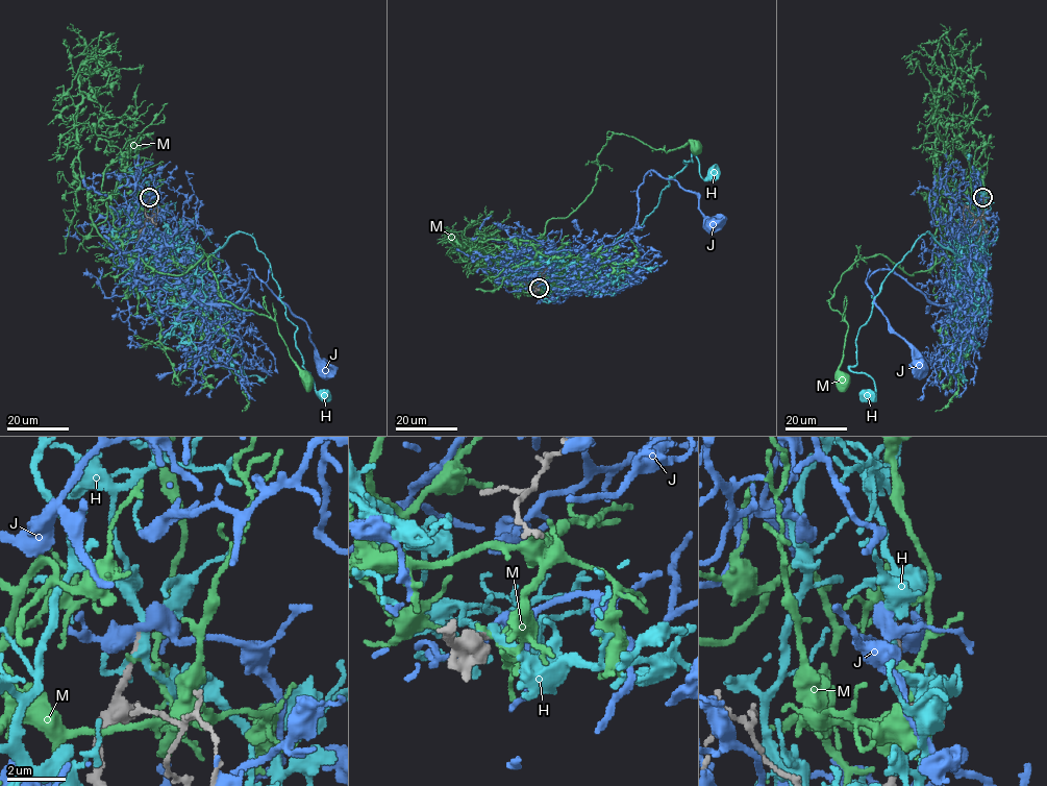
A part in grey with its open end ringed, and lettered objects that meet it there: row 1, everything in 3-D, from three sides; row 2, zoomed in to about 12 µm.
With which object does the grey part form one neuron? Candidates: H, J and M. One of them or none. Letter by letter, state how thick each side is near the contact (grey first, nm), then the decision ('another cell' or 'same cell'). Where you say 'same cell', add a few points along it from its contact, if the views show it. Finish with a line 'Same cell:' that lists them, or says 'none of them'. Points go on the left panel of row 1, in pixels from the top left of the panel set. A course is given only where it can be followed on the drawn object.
H: calibres 240 and 220 nm; another cell
J: calibres 200 and 380 nm; another cell
M: calibres 240 and 120 nm; another cell
Same cell: none of them

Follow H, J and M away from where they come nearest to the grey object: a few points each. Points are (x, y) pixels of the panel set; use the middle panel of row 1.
H: (538, 288), (552, 291), (557, 277), (600, 261), (644, 221), (693, 154), (704, 179), (715, 173)
J: (538, 288), (557, 298), (609, 283), (599, 263), (637, 223), (650, 170), (692, 191), (714, 224)
M: (538, 288), (479, 242), (534, 240), (567, 218), (615, 133), (666, 152), (696, 146)

